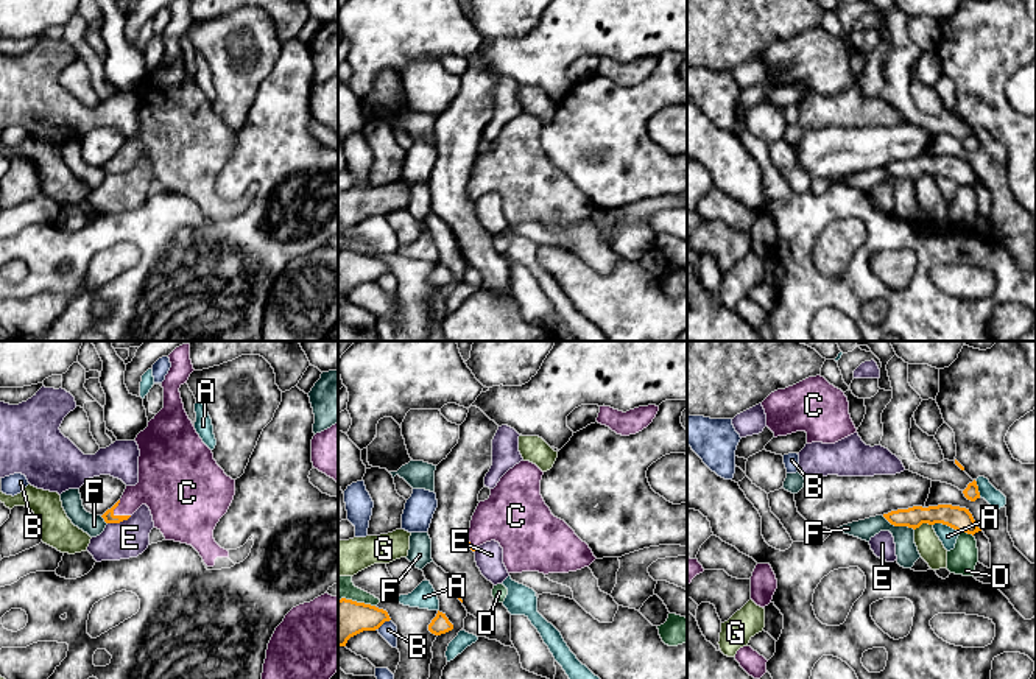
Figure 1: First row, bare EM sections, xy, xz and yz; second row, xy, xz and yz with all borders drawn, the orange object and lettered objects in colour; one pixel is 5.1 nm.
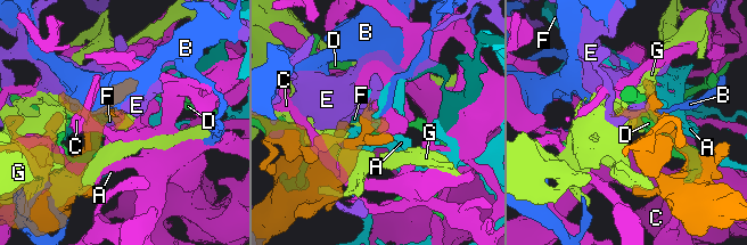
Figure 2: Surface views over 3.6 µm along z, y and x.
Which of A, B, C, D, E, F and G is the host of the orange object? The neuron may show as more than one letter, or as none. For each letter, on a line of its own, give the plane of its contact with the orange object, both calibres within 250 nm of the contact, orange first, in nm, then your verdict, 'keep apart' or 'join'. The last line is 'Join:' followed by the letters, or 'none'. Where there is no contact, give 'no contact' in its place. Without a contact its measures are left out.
A: yz | 120/90 nm | keep apart
B: xz | 220/90 nm | keep apart
C: xy | 60/200 nm | join
D: yz | 120/150 nm | keep apart
E: xy | 60/190 nm | keep apart
F: yz | 110/120 nm | keep apart
G: yz | 120/130 nm | keep apart
Join: C

